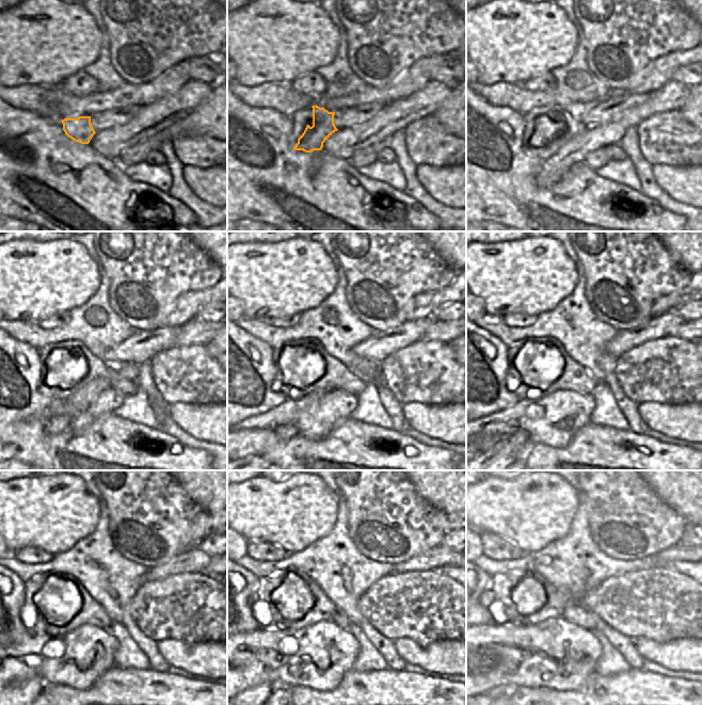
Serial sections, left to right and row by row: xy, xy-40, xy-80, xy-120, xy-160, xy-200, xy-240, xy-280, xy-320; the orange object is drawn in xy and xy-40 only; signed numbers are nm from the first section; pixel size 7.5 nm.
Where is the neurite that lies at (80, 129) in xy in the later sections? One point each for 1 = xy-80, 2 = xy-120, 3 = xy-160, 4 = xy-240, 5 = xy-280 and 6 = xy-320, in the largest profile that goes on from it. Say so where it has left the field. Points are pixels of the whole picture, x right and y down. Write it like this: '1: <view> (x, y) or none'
1: xy-80 (569, 117)
2: xy-120 (96, 368)
3: xy-160 (336, 375)
4: xy-240 (92, 612)
5: xy-280 (264, 611)
6: xy-320 (497, 601)

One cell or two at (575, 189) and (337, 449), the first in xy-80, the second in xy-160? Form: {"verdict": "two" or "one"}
{"verdict": "one"}

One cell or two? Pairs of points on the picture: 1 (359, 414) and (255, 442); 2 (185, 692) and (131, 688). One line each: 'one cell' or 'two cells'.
1: two cells
2: one cell

